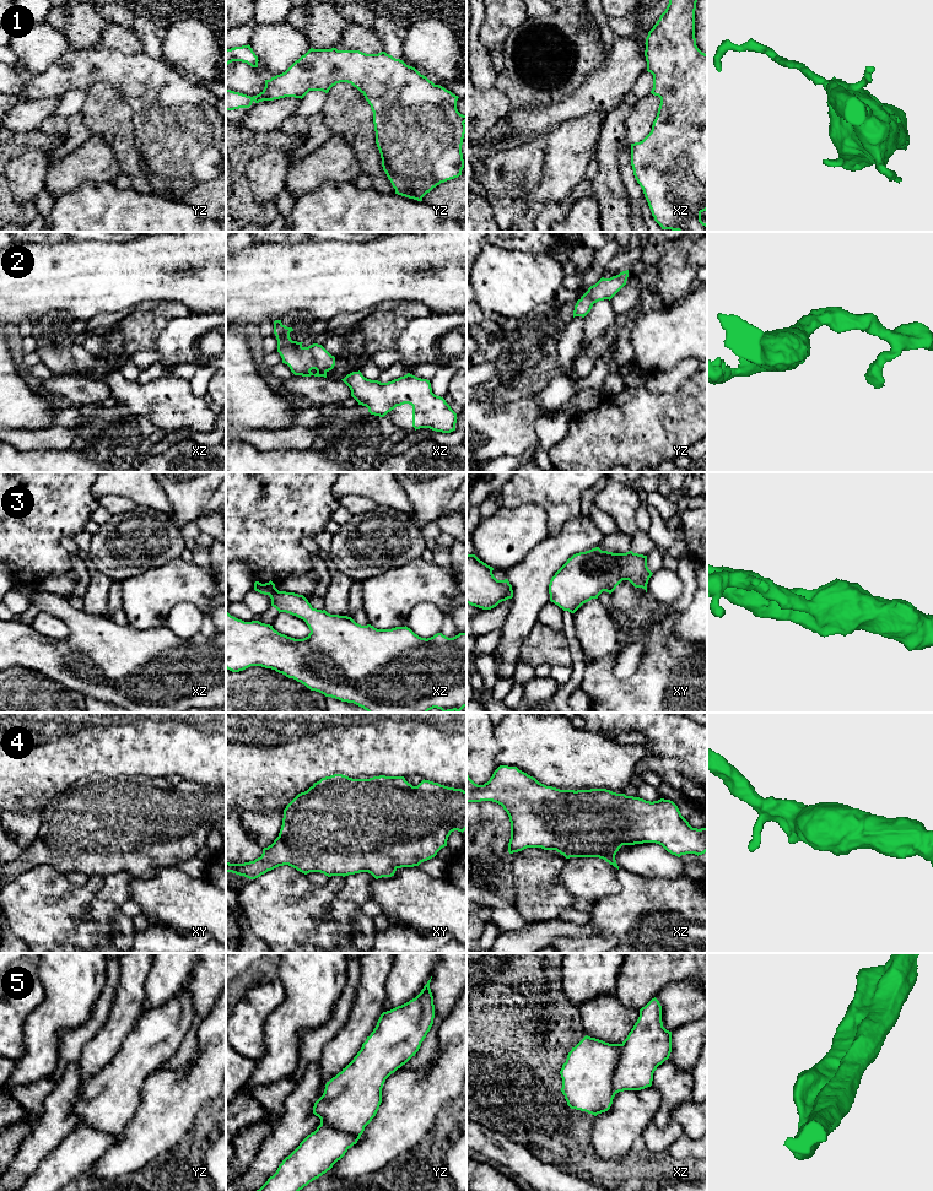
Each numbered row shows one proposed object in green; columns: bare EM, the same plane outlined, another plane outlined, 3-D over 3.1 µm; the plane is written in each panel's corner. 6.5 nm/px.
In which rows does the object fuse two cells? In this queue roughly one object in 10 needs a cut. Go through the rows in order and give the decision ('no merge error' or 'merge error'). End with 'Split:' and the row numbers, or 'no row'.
1: no merge error
2: no merge error
3: no merge error
4: no merge error
5: merge error
Split: 5

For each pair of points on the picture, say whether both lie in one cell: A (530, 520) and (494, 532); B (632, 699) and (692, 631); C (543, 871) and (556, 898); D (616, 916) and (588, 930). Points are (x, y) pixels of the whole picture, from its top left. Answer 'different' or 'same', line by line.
A: same
B: different
C: same
D: different

